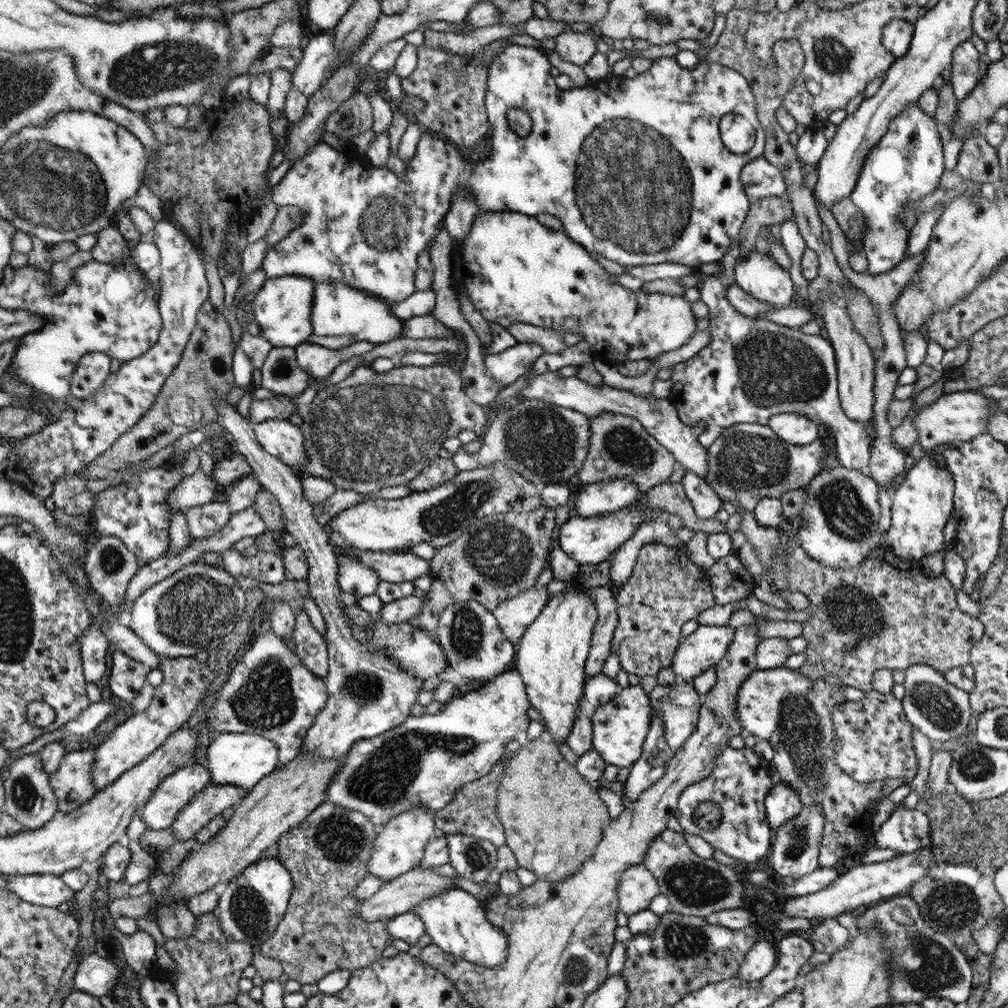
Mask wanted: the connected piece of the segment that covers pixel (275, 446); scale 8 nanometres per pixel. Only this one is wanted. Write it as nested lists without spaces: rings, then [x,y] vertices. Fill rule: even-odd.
[[[269,419],[253,424],[253,429],[264,450],[278,457],[283,464],[296,471],[307,464],[308,454],[303,432],[289,420]]]

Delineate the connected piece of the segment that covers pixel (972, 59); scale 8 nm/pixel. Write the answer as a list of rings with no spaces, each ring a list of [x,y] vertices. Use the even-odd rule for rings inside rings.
[[[970,39],[960,42],[954,50],[952,68],[949,68],[946,75],[958,102],[970,96],[970,92],[977,86],[980,56]]]

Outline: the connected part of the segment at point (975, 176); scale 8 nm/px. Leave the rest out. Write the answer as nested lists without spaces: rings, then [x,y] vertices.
[[[982,134],[966,138],[958,154],[955,170],[964,179],[998,185],[1001,171],[997,148],[990,146]]]

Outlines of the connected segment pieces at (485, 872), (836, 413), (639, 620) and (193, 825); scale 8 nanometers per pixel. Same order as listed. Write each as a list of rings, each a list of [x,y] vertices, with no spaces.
[[[462,833],[446,834],[448,844],[448,862],[455,868],[457,876],[484,884],[486,877],[494,870],[497,863],[497,847],[489,840],[468,836]]]
[[[698,270],[692,272],[692,274],[698,275],[700,278],[699,283],[696,286],[700,291],[699,299],[702,300],[704,304],[707,304],[709,308],[708,316],[710,316],[710,322],[708,324],[707,330],[710,332],[712,339],[710,339],[708,346],[700,350],[696,356],[693,356],[688,361],[680,362],[673,366],[671,380],[672,384],[674,385],[671,388],[672,393],[668,400],[676,408],[679,420],[683,424],[686,424],[686,426],[695,427],[699,422],[704,422],[704,424],[706,424],[705,432],[702,432],[702,434],[699,436],[700,444],[702,444],[705,448],[710,447],[728,428],[734,427],[736,424],[756,424],[766,426],[769,424],[769,419],[776,414],[795,413],[807,417],[816,425],[820,426],[823,431],[829,432],[829,434],[832,436],[832,440],[834,441],[834,446],[836,448],[836,453],[838,454],[837,458],[839,459],[840,466],[844,466],[845,468],[852,468],[853,470],[860,470],[863,474],[869,476],[869,461],[870,455],[872,454],[871,448],[873,440],[866,433],[866,427],[864,427],[863,424],[853,422],[844,415],[838,392],[836,353],[834,353],[834,347],[832,347],[832,343],[828,341],[827,336],[824,334],[806,335],[800,332],[799,329],[785,327],[772,321],[768,321],[768,319],[753,319],[744,316],[742,313],[736,311],[736,309],[732,307],[732,304],[728,302],[728,297],[726,297],[726,287],[721,283],[720,279],[708,274],[702,274],[702,272],[699,272]]]
[[[647,543],[642,546],[632,576],[615,592],[614,599],[618,624],[614,630],[611,648],[618,651],[621,668],[628,674],[641,677],[656,676],[660,669],[668,667],[682,639],[684,623],[698,618],[704,609],[716,605],[707,570],[693,563],[685,551],[678,551],[661,543]]]
[[[210,784],[196,794],[183,810],[179,811],[170,830],[176,840],[195,838],[212,819],[230,806],[238,806],[247,798],[249,790],[230,784]]]

